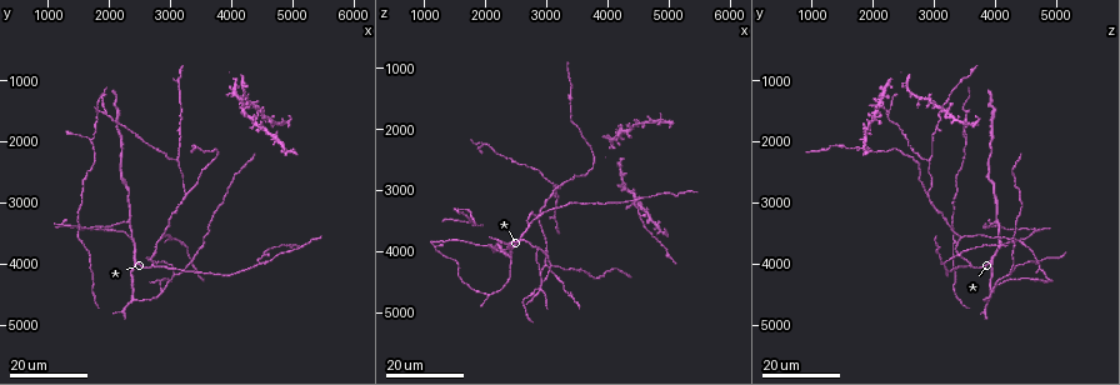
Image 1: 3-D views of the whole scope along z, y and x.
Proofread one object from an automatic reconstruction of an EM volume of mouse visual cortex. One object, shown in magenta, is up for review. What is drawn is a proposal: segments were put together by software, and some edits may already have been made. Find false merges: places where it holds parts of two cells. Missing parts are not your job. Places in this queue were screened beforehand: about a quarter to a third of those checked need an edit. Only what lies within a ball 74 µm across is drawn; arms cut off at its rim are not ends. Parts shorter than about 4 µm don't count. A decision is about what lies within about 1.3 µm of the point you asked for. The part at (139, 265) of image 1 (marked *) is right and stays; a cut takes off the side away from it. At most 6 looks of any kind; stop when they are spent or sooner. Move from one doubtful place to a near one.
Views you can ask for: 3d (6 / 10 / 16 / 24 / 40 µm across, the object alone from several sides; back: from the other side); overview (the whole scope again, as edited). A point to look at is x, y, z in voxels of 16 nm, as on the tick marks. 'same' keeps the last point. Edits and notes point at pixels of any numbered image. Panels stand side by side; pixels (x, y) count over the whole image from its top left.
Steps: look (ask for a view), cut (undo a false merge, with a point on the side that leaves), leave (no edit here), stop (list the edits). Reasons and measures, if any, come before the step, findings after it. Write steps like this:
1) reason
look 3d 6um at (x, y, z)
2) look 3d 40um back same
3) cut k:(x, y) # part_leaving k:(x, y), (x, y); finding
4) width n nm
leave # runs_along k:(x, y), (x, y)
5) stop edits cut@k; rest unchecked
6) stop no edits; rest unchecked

sudden change in width
look 3d 24um at (3250, 3700, 4450)

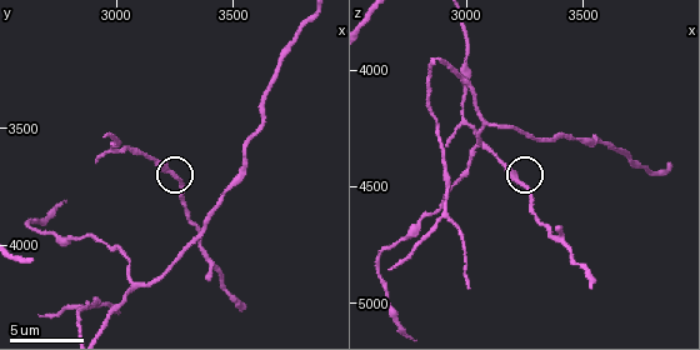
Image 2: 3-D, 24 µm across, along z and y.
look 3d 10um at (3230, 3700, 4480)

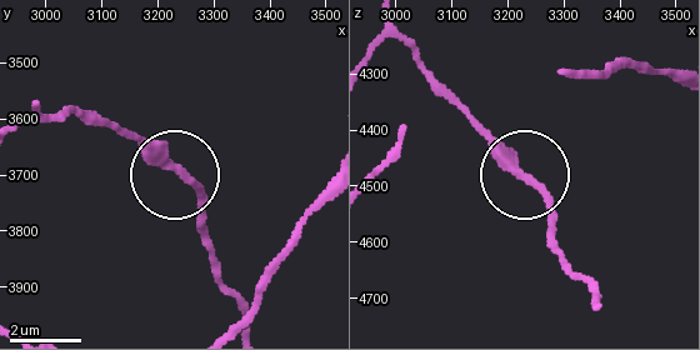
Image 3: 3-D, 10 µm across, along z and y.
leave # continuous, no second cell

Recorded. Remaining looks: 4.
small branch off a trunk
look 3d 16um at (2450, 4600, 3900)

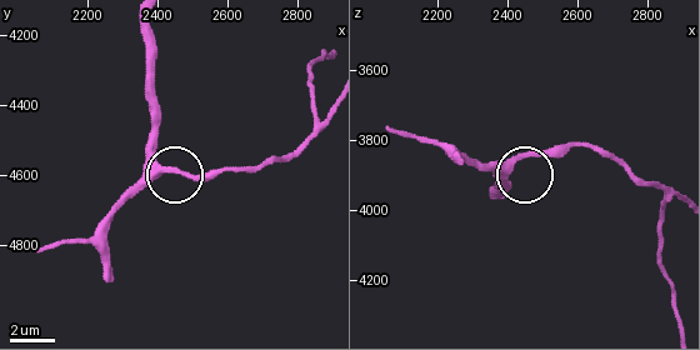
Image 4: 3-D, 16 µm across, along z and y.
closer look
look 3d 10um at (2410, 4590, 3870)

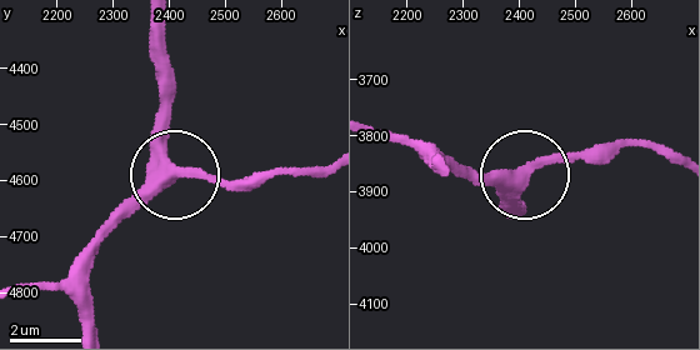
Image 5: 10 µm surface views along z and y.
side_arm 61 um
leave # runs_along 5:(158, 26), (158, 143), (166, 161), (203, 179), (263, 179); continuous, no second cell

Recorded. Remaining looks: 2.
two arms in line, one across
look 3d 24um at (2850, 4450, 3950)

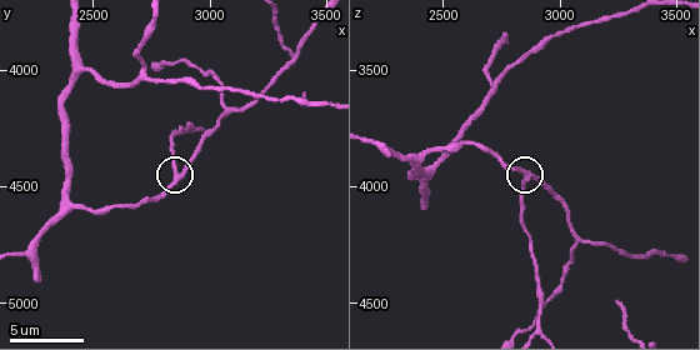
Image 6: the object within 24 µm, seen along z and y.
zoom in
look 3d 10um at (2850, 4450, 3960)

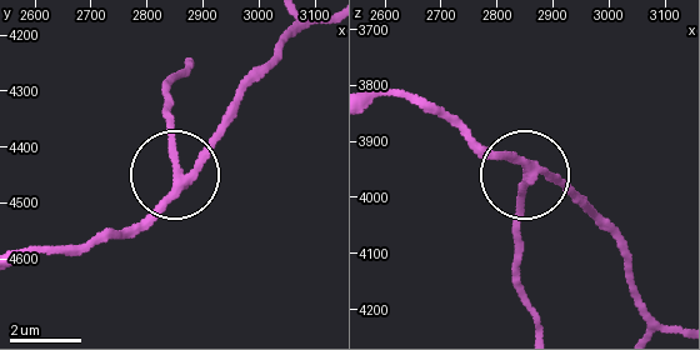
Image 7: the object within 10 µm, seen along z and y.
leave # runs_along 7:(28, 251), (118, 236), (163, 195), (171, 176), (171, 108); one cell here

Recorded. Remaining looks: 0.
stop no edits; rest unchecked

